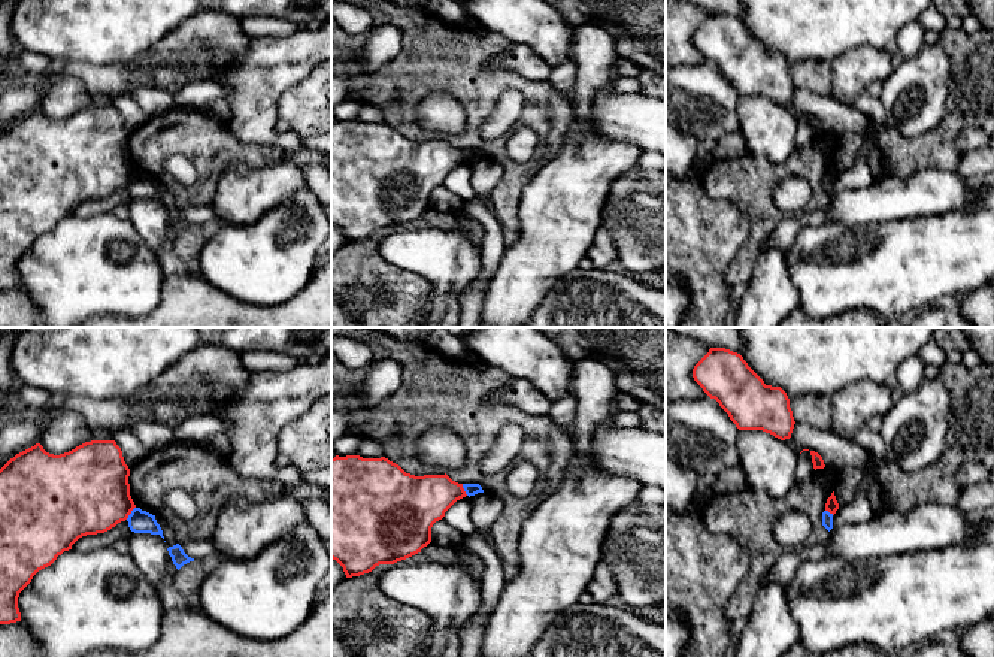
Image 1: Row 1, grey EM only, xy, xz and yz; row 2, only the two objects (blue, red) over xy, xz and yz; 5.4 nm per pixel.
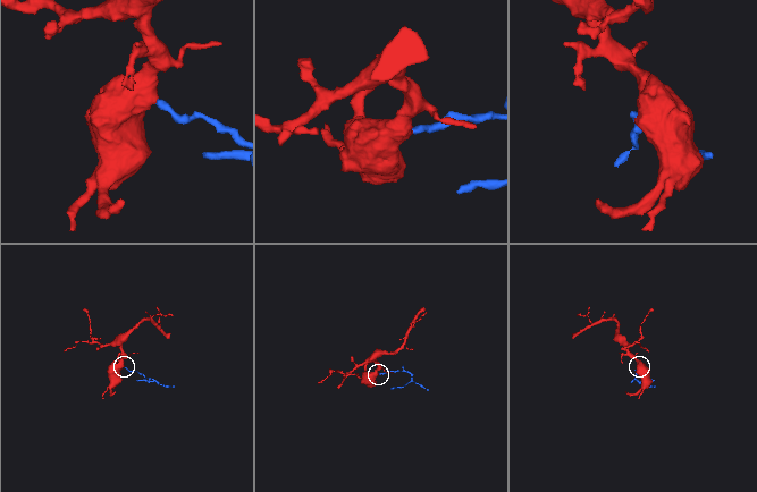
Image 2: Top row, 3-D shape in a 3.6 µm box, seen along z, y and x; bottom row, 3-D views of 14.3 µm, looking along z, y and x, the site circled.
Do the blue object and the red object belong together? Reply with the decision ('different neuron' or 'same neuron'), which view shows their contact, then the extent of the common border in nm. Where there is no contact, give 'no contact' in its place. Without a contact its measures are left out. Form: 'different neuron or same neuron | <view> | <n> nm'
different neuron | xy | 90 nm

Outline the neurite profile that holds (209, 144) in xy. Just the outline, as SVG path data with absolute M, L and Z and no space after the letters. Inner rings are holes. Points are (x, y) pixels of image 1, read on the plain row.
M176 106L133 131L128 149L136 173L161 182L172 193L176 209L209 205L218 179L230 166L266 167L284 161L281 148L239 140L228 122L204 110ZM172 155L185 155L194 164L197 179L193 185L184 187L166 172L166 160Z

